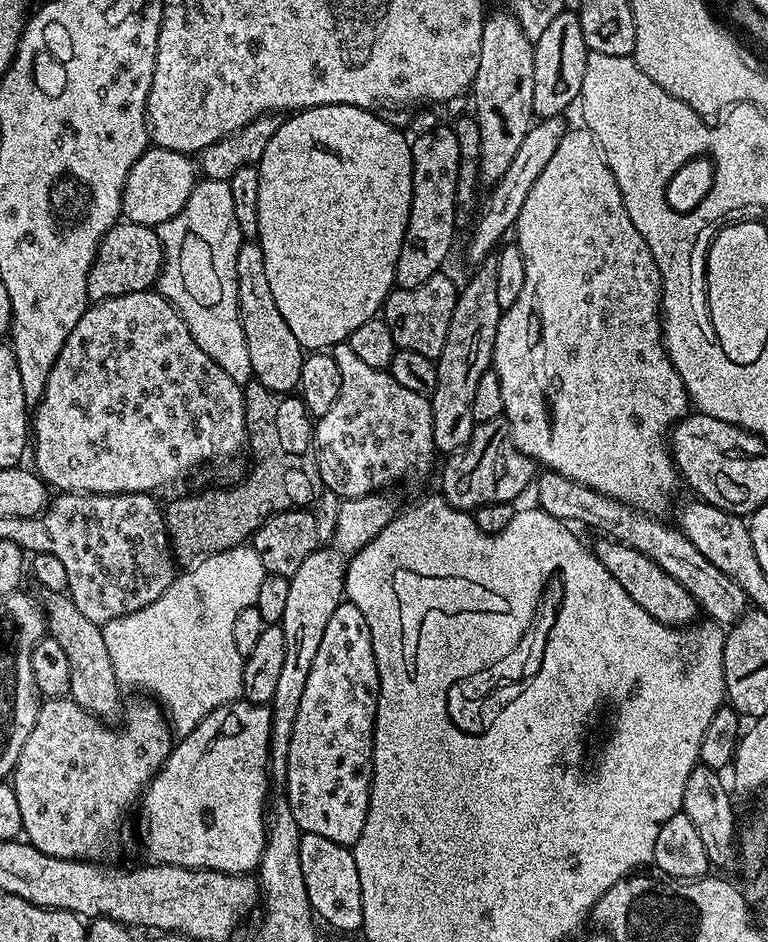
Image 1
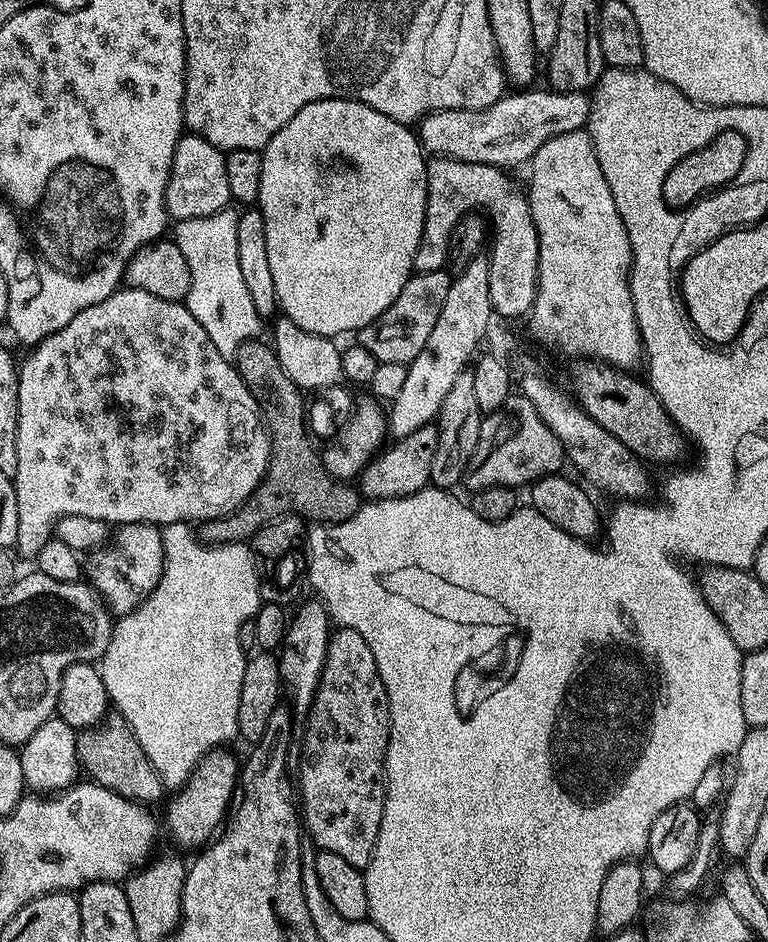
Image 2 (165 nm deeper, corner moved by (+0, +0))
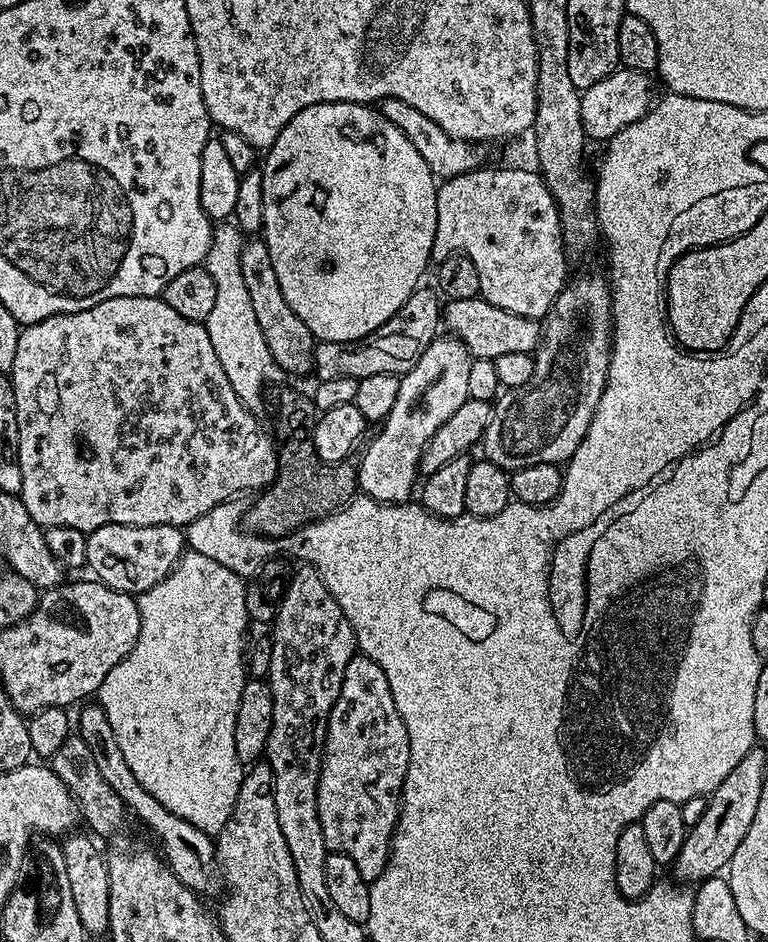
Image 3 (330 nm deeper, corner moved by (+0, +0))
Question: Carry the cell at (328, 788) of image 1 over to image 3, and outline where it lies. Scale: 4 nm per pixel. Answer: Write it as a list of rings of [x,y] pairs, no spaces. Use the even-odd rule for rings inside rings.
[[[357,654],[346,662],[346,674],[342,678],[342,690],[338,694],[338,702],[334,702],[334,710],[330,710],[330,722],[326,730],[324,753],[320,763],[320,777],[318,778],[318,822],[322,826],[322,838],[326,842],[329,852],[346,854],[346,858],[354,858],[354,866],[362,873],[362,878],[369,882],[376,880],[378,874],[388,861],[388,851],[392,848],[392,836],[396,833],[396,823],[400,817],[400,792],[404,789],[404,779],[410,766],[410,734],[406,734],[406,726],[398,714],[398,706],[394,706],[394,694],[390,694],[390,682],[386,682],[386,674],[382,674],[382,666],[374,662],[369,656]]]

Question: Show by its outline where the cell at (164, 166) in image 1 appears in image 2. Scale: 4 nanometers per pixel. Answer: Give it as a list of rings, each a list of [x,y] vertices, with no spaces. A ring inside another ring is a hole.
[[[185,133],[174,150],[172,177],[168,179],[168,214],[179,222],[196,217],[209,217],[231,203],[230,186],[227,185],[226,154],[212,143],[197,136]]]

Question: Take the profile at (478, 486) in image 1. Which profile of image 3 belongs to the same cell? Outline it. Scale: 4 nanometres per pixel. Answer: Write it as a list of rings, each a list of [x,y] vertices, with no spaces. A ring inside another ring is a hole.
[[[580,276],[569,279],[564,285],[564,289],[558,294],[558,298],[552,304],[552,309],[542,321],[542,336],[534,355],[536,357],[536,365],[534,366],[534,374],[530,378],[528,384],[523,384],[517,388],[509,388],[499,393],[498,399],[492,404],[492,417],[490,418],[490,426],[486,426],[486,434],[482,441],[483,455],[490,462],[497,464],[499,468],[505,470],[515,470],[517,468],[525,468],[526,466],[538,466],[539,464],[555,464],[563,465],[572,459],[572,455],[578,450],[578,446],[582,442],[582,438],[586,434],[586,430],[590,426],[590,422],[596,413],[598,402],[604,393],[604,387],[608,381],[608,367],[612,361],[612,285],[607,279],[604,280],[600,276]]]

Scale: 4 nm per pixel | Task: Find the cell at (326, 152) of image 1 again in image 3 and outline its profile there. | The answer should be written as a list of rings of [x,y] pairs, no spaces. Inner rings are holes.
[[[315,104],[306,106],[274,138],[271,148],[267,149],[262,160],[262,206],[264,207],[264,227],[262,239],[270,250],[270,262],[274,262],[274,274],[282,290],[282,298],[290,302],[290,310],[306,322],[317,341],[350,342],[369,336],[378,326],[382,326],[410,298],[410,294],[421,287],[424,271],[430,267],[431,247],[438,226],[438,202],[436,190],[437,177],[433,176],[430,166],[422,159],[422,154],[406,139],[406,134],[398,126],[386,122],[386,118],[375,107],[366,104]]]

